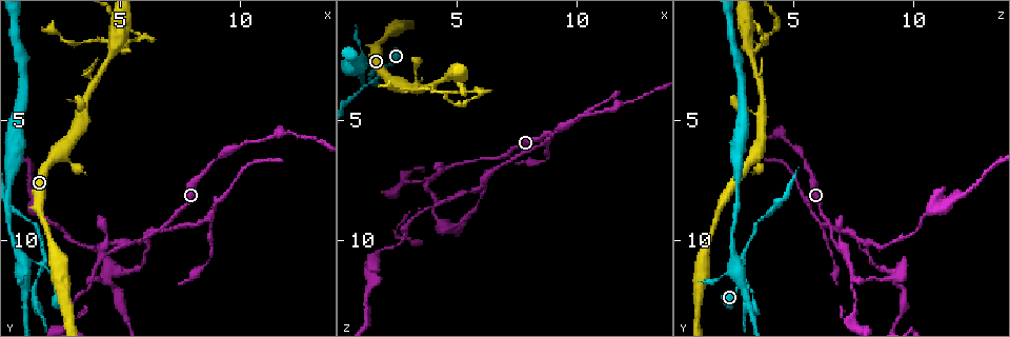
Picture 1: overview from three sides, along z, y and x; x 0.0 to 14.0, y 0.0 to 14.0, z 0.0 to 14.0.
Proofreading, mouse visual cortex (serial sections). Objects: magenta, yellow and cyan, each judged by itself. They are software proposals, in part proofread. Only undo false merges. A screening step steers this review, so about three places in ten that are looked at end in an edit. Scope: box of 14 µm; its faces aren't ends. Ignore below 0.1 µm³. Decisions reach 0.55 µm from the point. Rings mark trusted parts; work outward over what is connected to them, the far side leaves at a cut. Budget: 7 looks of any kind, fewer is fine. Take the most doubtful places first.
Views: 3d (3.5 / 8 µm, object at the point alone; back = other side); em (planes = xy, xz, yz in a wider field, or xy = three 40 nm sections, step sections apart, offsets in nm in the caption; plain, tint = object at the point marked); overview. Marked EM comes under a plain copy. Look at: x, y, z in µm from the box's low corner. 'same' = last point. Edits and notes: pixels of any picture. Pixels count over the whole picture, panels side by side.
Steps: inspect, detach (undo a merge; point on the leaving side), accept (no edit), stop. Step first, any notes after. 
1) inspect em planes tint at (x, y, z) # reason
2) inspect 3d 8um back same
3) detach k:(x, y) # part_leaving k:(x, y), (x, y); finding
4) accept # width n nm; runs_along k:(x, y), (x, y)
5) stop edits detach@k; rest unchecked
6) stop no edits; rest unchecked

inspect 3d 8um at (1.7, 11.1, 2.9) # branch point

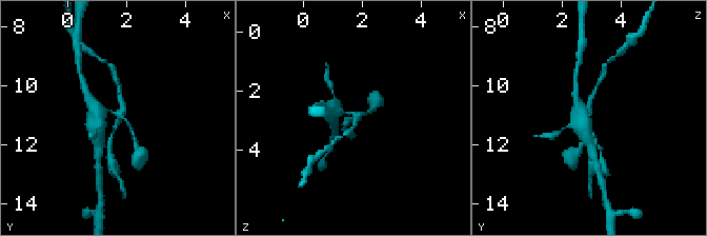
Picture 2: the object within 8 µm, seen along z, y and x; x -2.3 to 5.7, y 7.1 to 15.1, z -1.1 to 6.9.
inspect em planes tint at (1.8, 11.0, 2.8) # now the EM

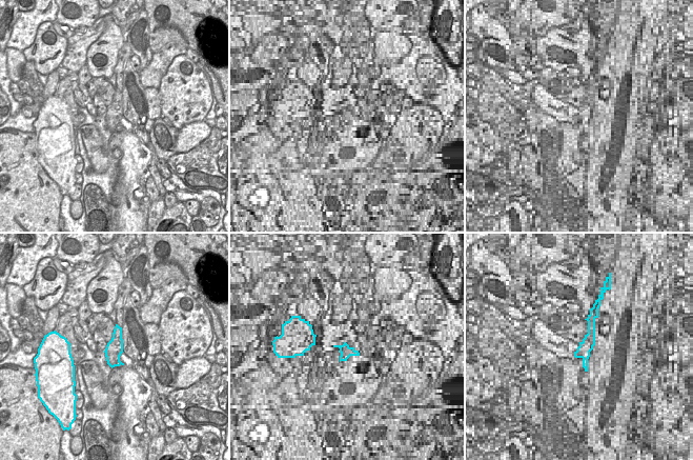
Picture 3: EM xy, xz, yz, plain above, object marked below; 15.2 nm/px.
detach 2:(119, 94) # width 260 nm; two cells meet here

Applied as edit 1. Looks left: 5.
inspect 3d 3.5um at (3.8, 11.6, 7.5) # arms part here

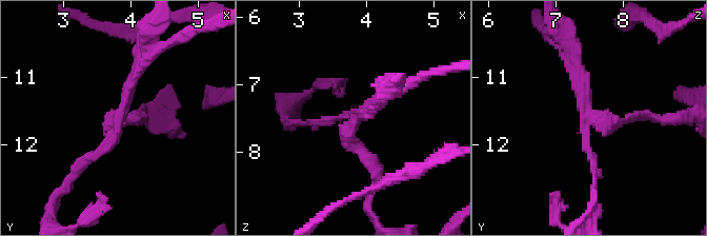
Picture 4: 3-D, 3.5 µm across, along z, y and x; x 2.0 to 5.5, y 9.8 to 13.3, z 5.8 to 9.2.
inspect em xy step 5 tint at (3.80, 11.55, 7.50) # shape alone is not enough

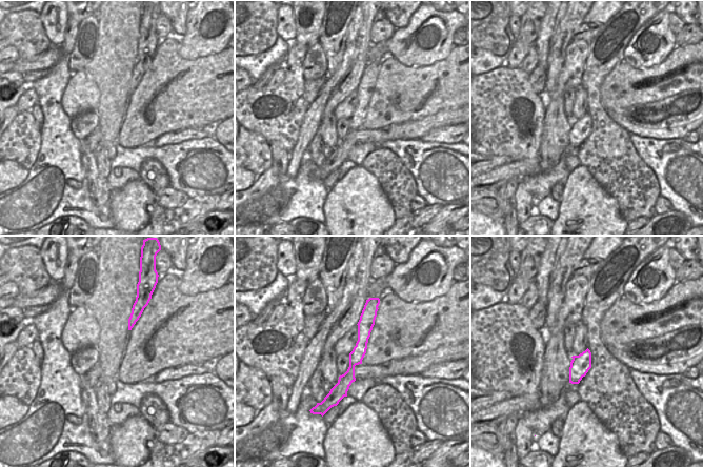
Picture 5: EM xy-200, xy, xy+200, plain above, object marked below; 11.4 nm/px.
detach 4:(363, 153) # border 5:(349, 366), (354, 367); two cells meet here

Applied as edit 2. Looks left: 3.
inspect 3d 8um at (8.5, 7.2, 5.7) # calibre changes

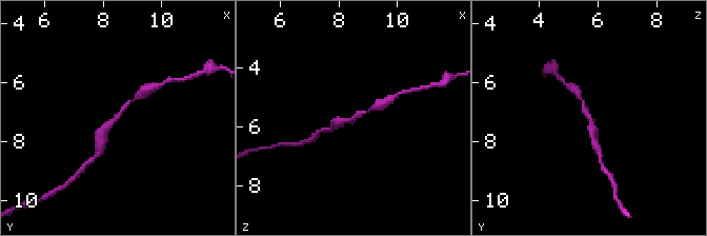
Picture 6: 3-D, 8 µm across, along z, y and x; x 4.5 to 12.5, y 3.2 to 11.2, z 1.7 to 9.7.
inspect em xy step 2 tint at (8.5, 7.2, 5.8) # arm_widths 150, 250 nm

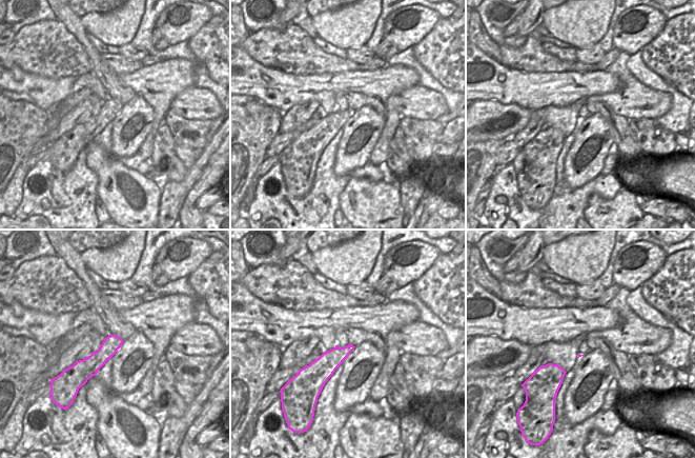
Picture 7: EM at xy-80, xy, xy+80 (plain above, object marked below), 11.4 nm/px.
accept # one cell here

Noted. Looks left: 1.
stop edits detach@2, detach@4; rest unchecked

